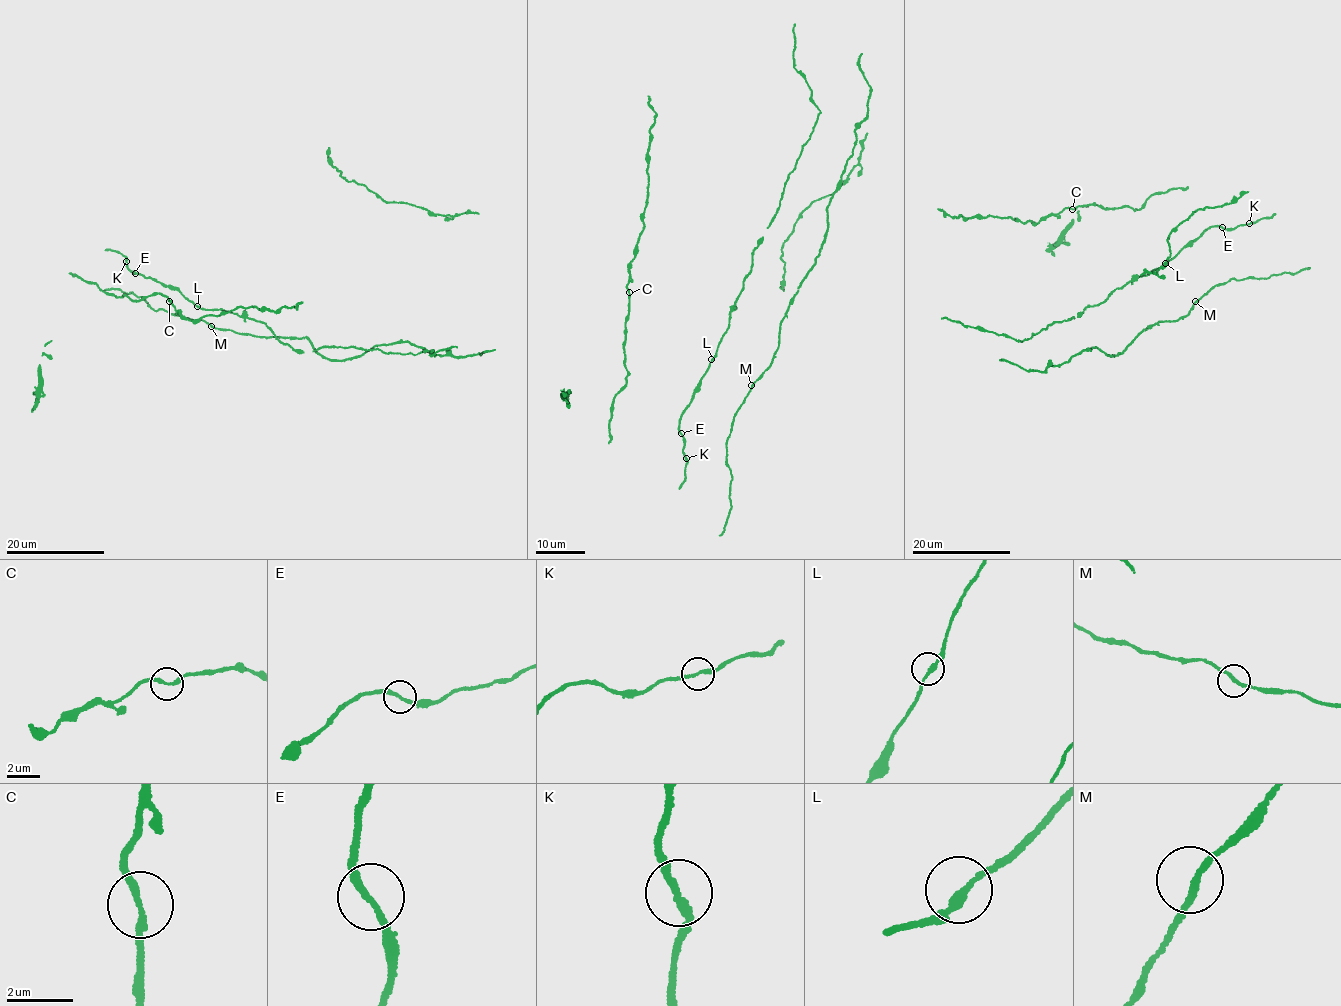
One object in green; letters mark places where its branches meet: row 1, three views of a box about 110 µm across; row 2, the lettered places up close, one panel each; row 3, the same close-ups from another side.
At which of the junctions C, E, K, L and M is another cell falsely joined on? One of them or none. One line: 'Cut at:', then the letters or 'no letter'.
Cut at: no letter

